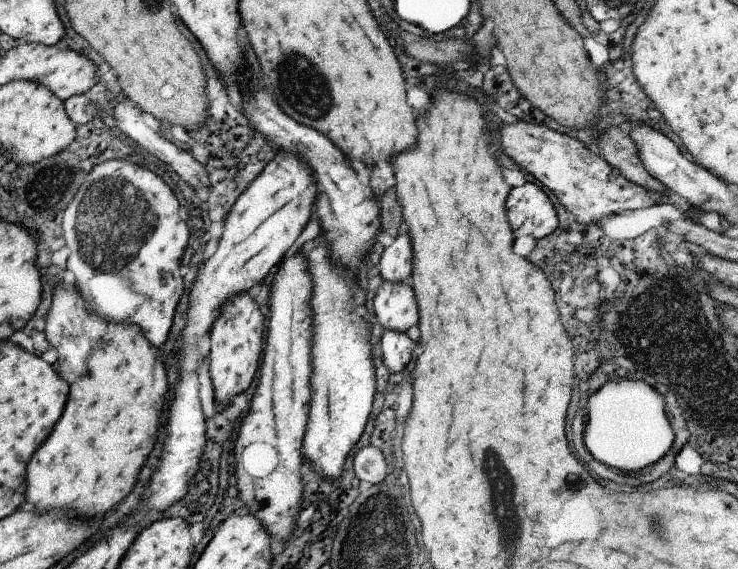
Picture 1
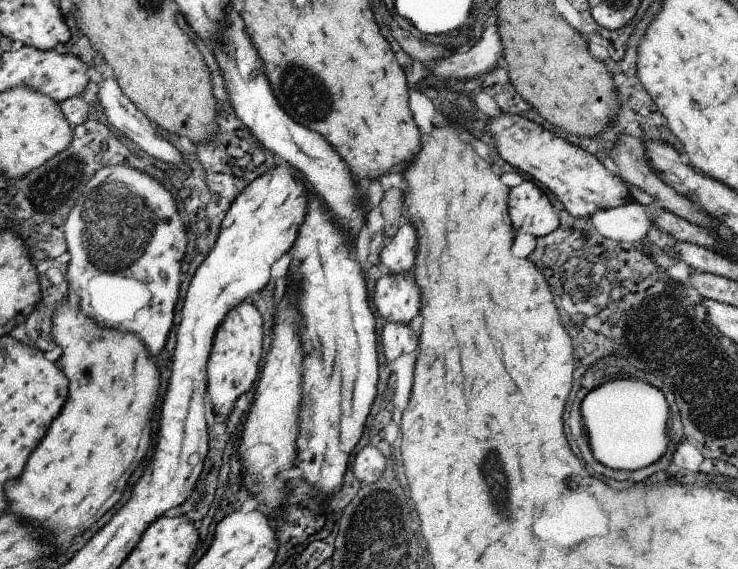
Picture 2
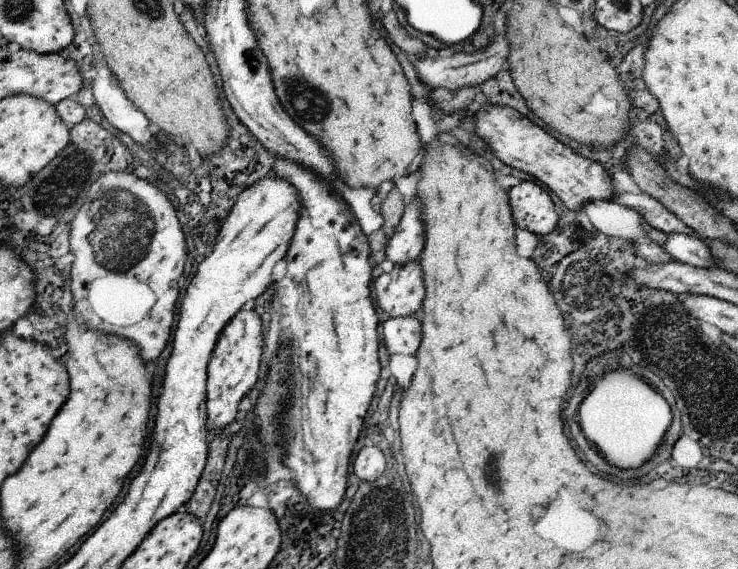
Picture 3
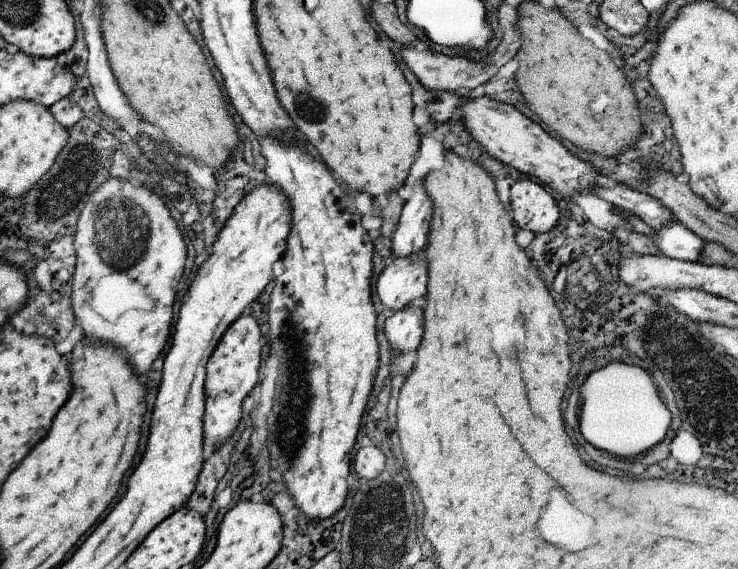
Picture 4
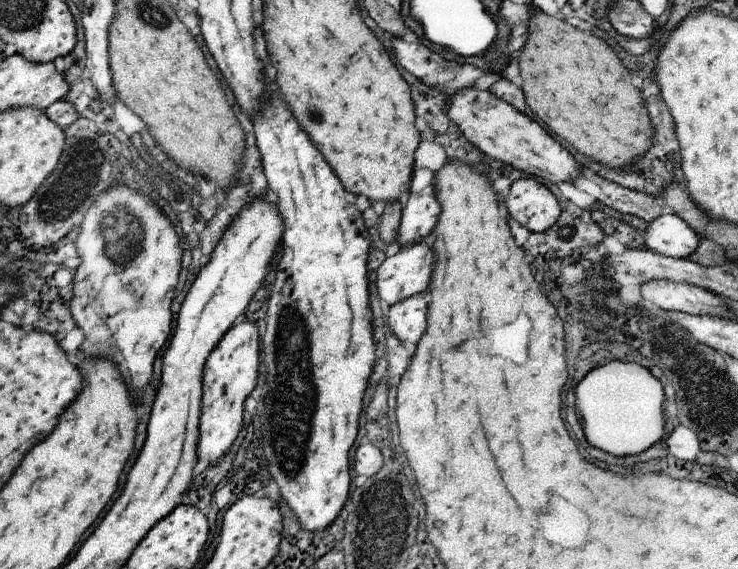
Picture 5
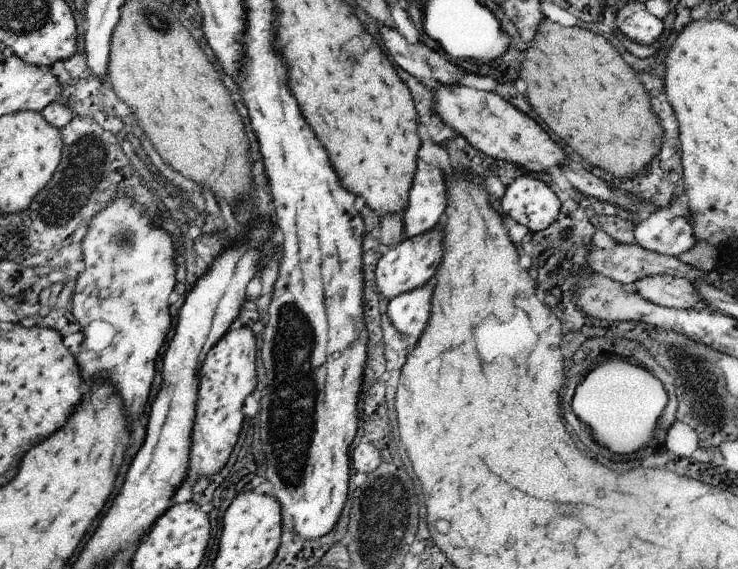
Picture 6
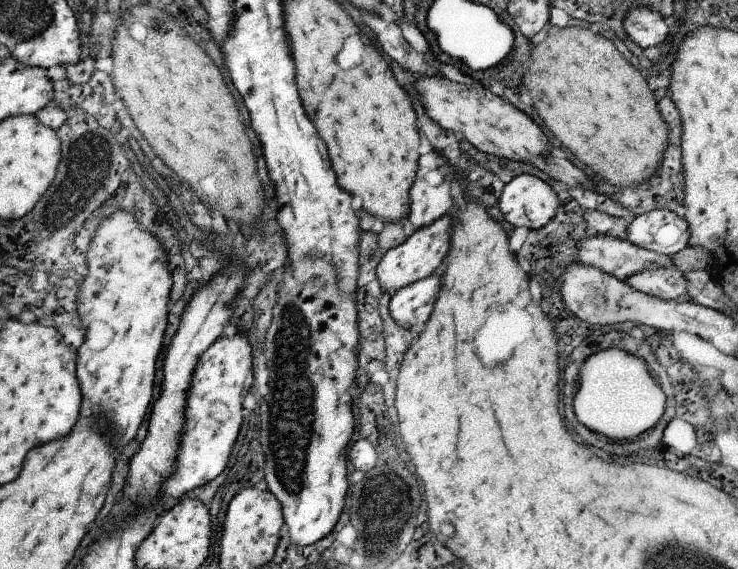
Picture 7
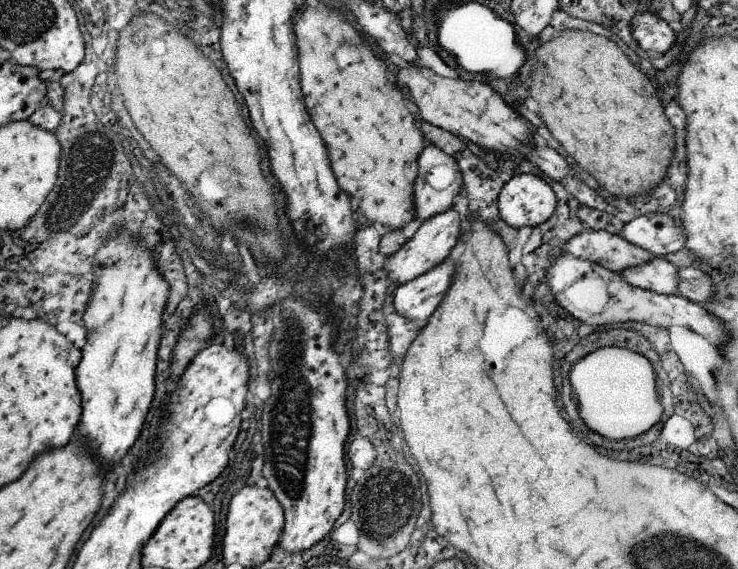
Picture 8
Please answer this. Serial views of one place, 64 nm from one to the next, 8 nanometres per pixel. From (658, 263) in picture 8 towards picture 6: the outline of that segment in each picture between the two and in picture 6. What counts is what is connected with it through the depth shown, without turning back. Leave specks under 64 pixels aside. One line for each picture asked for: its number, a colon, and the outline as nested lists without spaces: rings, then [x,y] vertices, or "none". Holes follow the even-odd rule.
6: [[[653,276],[635,282],[637,294],[655,306],[675,308],[675,310],[703,310],[705,300],[697,288],[683,278],[673,276]]]
7: [[[675,266],[643,270],[633,276],[627,276],[629,288],[661,298],[661,300],[687,300],[685,278]]]

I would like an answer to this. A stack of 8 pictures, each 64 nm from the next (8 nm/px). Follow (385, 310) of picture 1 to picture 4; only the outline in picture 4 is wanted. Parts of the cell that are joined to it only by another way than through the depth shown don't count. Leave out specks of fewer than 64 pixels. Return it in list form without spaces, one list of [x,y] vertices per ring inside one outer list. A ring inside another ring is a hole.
[[[411,254],[407,258],[395,258],[393,264],[377,276],[375,294],[391,312],[403,312],[407,304],[425,294],[425,286],[425,260]]]

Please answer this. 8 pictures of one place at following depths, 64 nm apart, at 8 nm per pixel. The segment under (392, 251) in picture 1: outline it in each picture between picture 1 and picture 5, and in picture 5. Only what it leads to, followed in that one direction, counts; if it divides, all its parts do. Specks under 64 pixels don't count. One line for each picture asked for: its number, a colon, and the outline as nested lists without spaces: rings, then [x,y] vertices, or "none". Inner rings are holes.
2: [[[411,224],[401,226],[397,234],[391,238],[391,242],[381,250],[379,260],[387,268],[387,276],[399,276],[399,272],[409,272],[413,268],[413,256],[415,256],[415,230]]]
3: [[[415,198],[405,206],[401,222],[395,228],[395,234],[389,238],[385,248],[385,260],[395,264],[407,264],[417,258],[423,248],[423,228],[419,222],[419,206]]]
4: [[[417,180],[413,188],[413,196],[405,202],[399,224],[391,236],[391,254],[395,258],[407,258],[419,252],[427,242],[429,218],[431,218],[431,202],[425,192],[423,180]]]
5: [[[415,170],[413,186],[409,188],[409,200],[401,208],[401,222],[395,238],[395,250],[405,246],[415,246],[421,242],[435,226],[439,204],[433,198],[433,178],[431,170]]]

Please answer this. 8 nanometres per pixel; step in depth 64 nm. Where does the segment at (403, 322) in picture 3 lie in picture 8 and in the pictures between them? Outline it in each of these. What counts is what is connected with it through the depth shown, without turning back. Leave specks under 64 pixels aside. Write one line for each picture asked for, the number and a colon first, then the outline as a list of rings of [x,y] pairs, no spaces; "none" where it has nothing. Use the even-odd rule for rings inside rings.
4: [[[409,306],[403,312],[393,312],[393,316],[385,320],[383,332],[391,346],[391,352],[403,354],[415,350],[419,346],[421,332],[423,332],[421,310]]]
5: [[[413,296],[407,300],[401,300],[389,308],[387,316],[387,330],[395,334],[397,340],[403,342],[403,346],[415,344],[419,336],[425,332],[425,300],[421,296]]]
6: [[[423,286],[407,294],[399,294],[387,304],[387,316],[391,324],[397,332],[403,334],[407,342],[411,342],[409,338],[419,338],[419,334],[423,332],[431,308],[429,298],[431,290]]]
7: [[[443,268],[429,274],[429,278],[421,278],[421,282],[413,282],[413,286],[405,286],[405,290],[397,290],[397,294],[391,294],[389,314],[399,326],[411,330],[413,334],[425,326],[439,294],[437,290],[441,286],[441,270]]]
8: [[[445,258],[441,266],[427,270],[421,274],[421,278],[413,278],[413,282],[397,286],[393,294],[393,310],[405,320],[411,320],[423,328],[423,324],[427,324],[435,308],[441,304],[441,294],[445,294],[449,288],[451,266],[455,270],[455,262]]]

